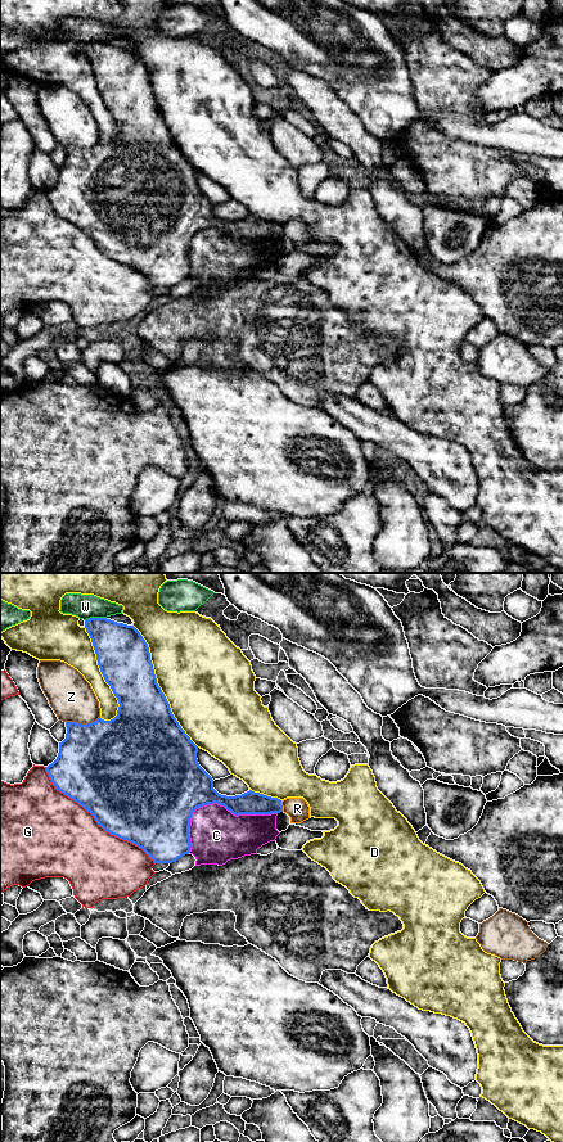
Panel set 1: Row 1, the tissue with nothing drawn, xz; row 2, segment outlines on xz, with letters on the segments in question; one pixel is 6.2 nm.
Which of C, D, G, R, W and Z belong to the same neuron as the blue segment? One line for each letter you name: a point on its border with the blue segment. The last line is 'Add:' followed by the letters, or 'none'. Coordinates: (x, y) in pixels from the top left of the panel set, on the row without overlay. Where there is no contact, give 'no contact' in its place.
Add: none

